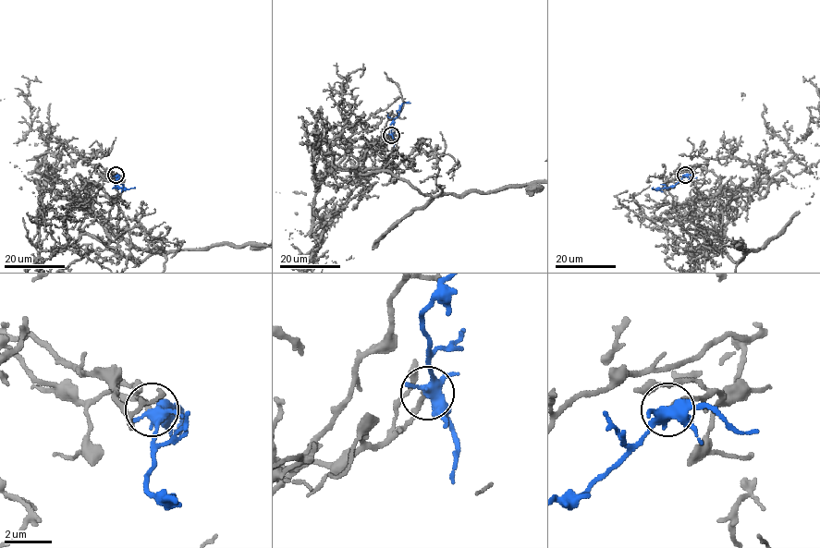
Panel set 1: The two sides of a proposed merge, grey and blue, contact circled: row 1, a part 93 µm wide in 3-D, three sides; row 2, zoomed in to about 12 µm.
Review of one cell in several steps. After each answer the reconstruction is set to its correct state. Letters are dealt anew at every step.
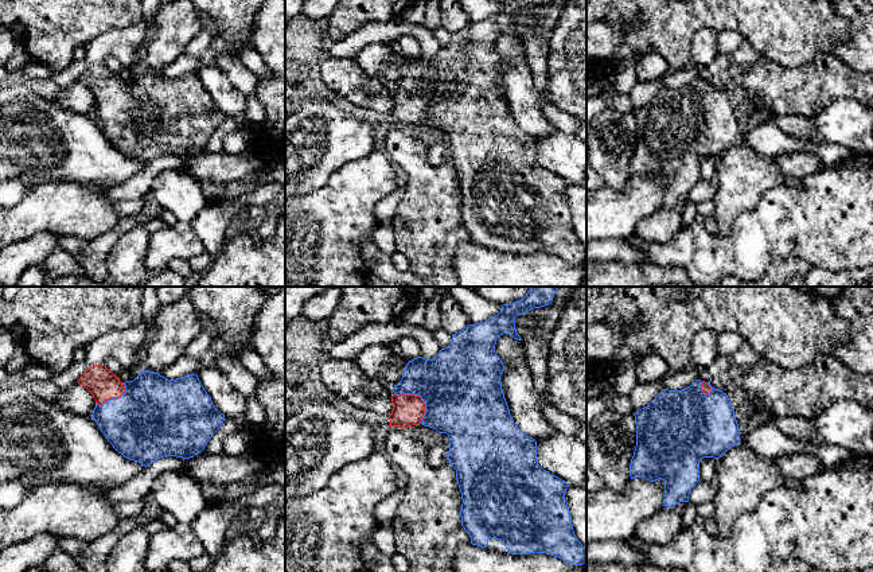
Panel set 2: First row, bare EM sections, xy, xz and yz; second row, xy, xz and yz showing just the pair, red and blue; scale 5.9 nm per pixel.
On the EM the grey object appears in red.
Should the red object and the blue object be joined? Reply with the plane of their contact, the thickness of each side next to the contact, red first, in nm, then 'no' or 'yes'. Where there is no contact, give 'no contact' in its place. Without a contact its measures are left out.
xz | 190/480 nm | yes

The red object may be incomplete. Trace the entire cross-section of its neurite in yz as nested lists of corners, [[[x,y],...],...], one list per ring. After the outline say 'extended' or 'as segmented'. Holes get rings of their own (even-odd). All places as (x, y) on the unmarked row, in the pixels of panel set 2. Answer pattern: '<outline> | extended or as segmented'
[[[701,78],[682,89],[662,87],[634,114],[636,145],[630,175],[662,178],[667,206],[689,201],[691,187],[699,180],[701,157],[720,157],[740,141],[726,92]]] | extended

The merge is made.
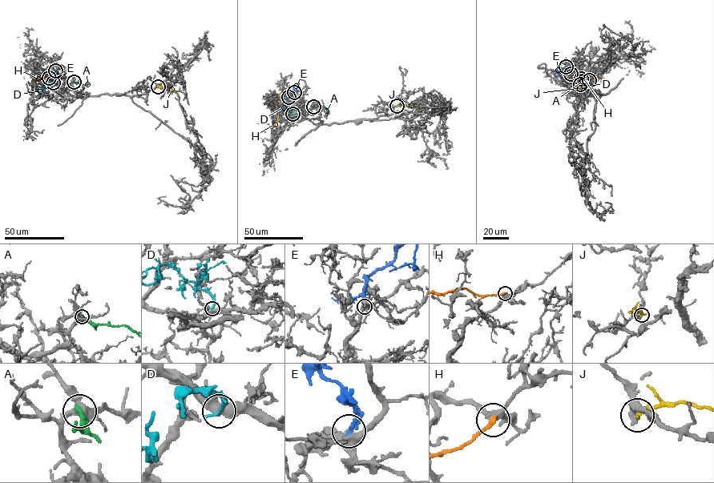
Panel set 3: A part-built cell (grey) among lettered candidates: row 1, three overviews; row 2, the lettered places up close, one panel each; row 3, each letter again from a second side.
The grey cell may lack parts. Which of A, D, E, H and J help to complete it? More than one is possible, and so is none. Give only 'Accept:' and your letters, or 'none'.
Accept: D, E

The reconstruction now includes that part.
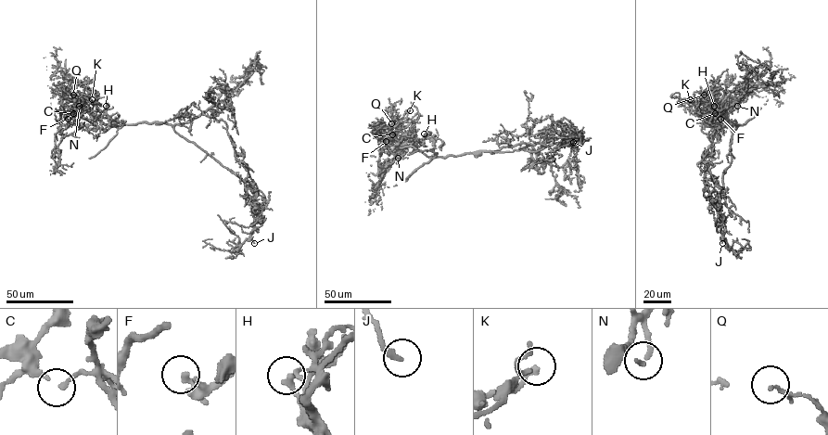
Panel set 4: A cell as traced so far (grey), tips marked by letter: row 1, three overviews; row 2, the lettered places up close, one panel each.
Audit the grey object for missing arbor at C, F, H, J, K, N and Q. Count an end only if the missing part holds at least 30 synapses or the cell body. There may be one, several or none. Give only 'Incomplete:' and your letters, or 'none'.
Incomplete: H, J, N

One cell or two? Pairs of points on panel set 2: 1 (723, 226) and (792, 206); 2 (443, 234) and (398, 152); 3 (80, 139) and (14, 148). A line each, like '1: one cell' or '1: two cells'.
1: two cells
2: one cell
3: one cell

